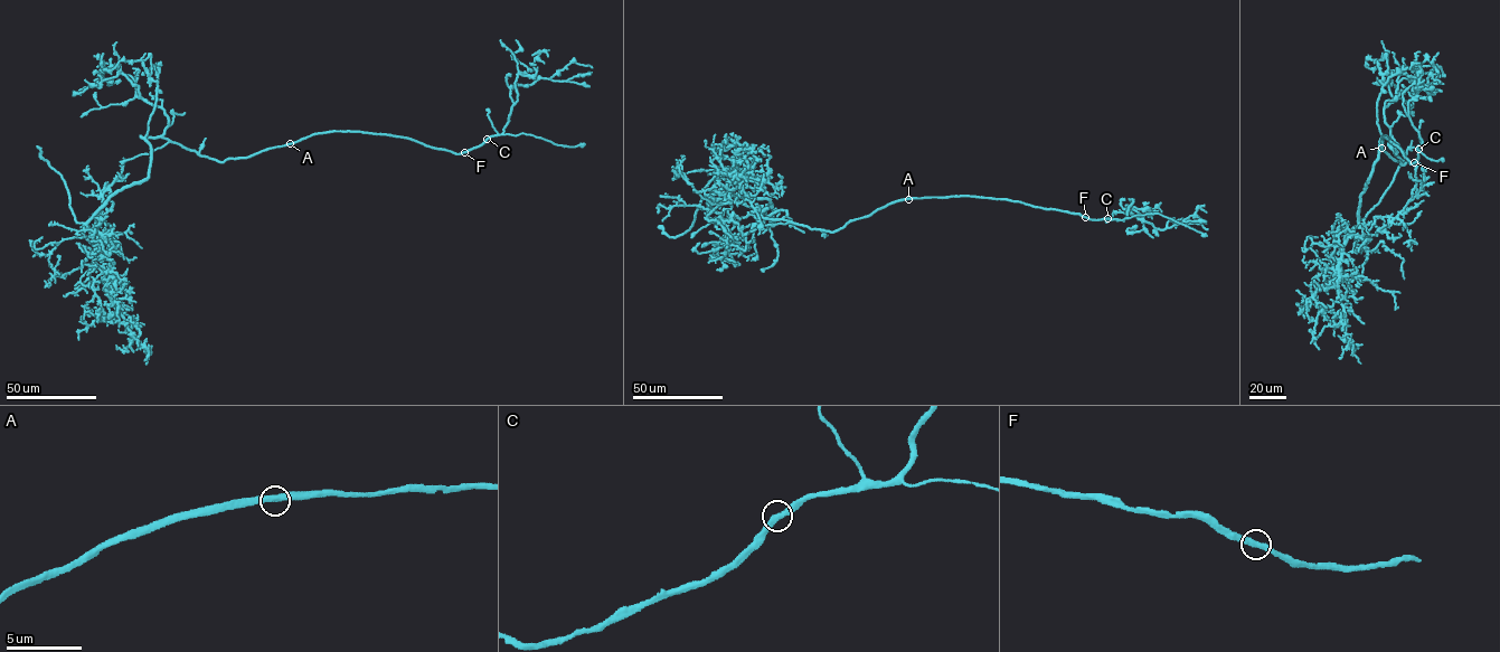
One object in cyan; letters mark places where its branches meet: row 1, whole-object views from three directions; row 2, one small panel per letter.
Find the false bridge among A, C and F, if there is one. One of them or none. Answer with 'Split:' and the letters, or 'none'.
Split: none

